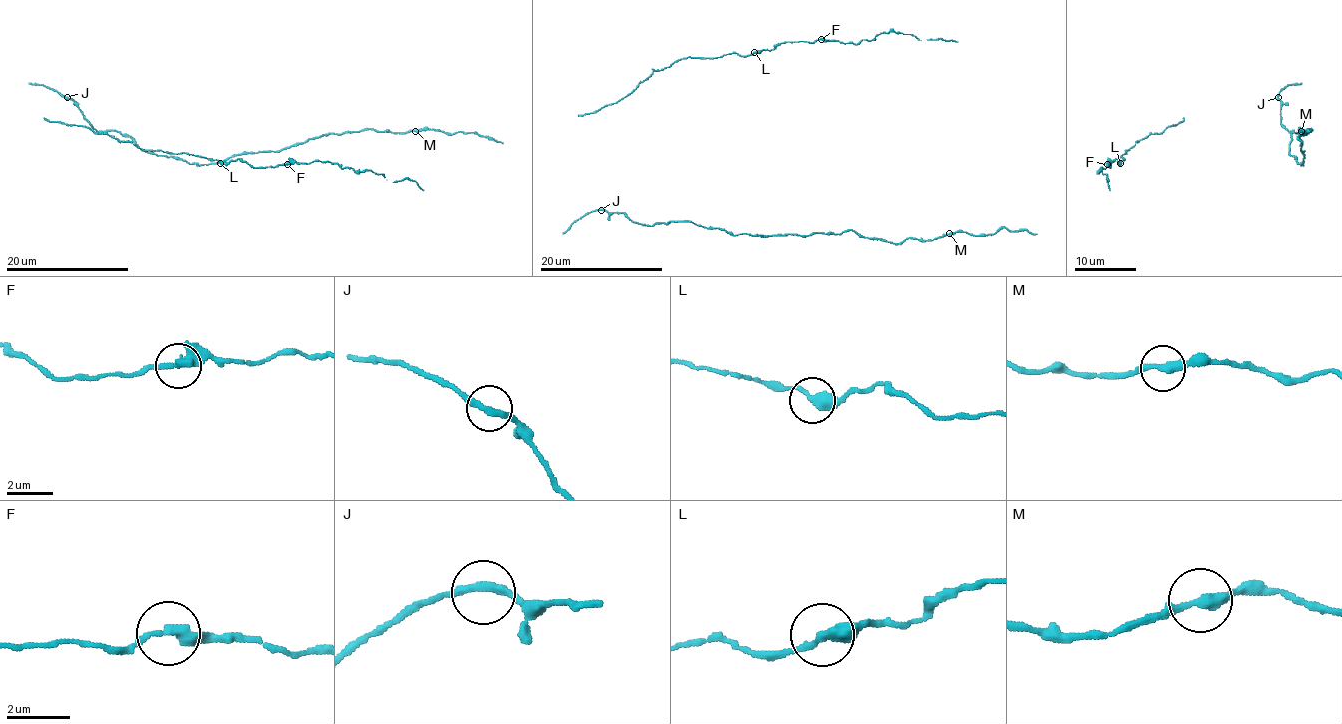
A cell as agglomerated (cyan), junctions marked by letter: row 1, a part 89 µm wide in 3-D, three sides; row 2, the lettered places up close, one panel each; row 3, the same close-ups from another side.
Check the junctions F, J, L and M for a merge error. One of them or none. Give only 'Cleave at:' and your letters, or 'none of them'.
Cleave at: none of them

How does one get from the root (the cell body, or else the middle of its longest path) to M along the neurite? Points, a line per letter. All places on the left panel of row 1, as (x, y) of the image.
M: (65, 98), (73, 100), (97, 131), (119, 131), (148, 152), (200, 165), (286, 149), (329, 134), (415, 131)

